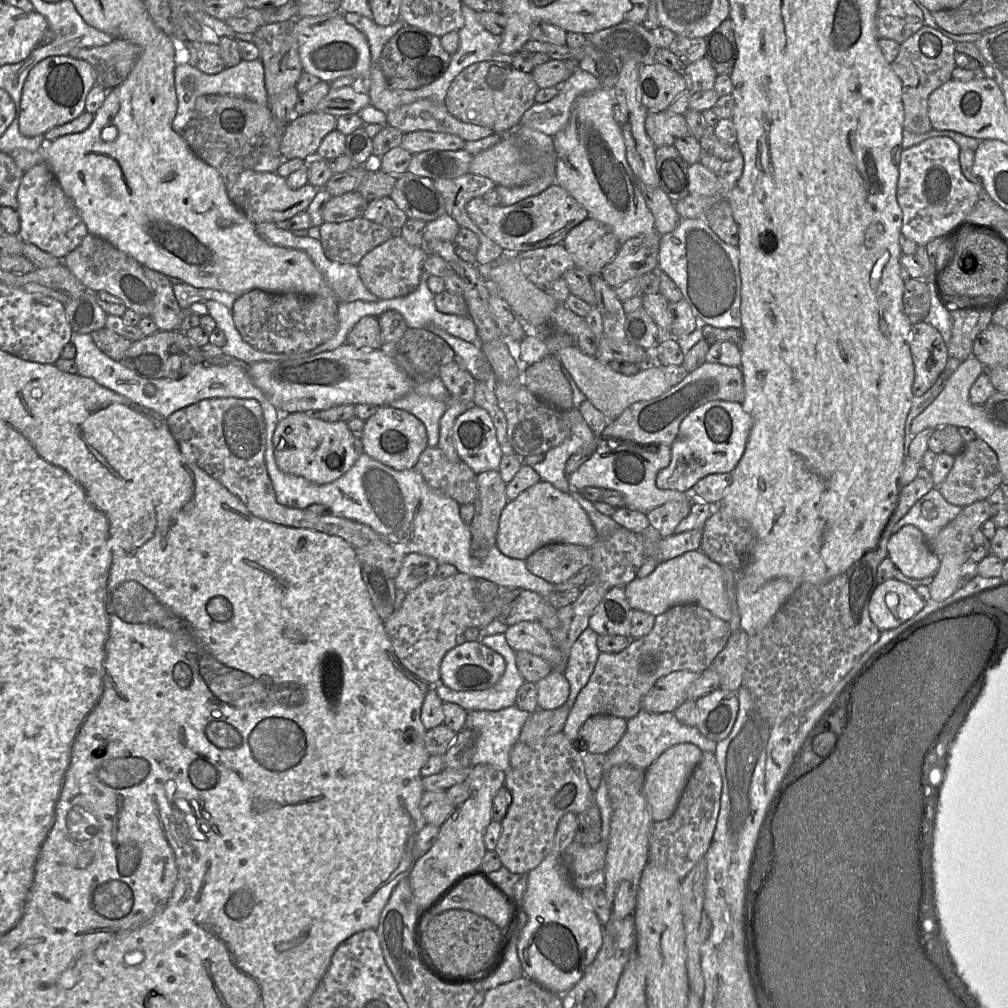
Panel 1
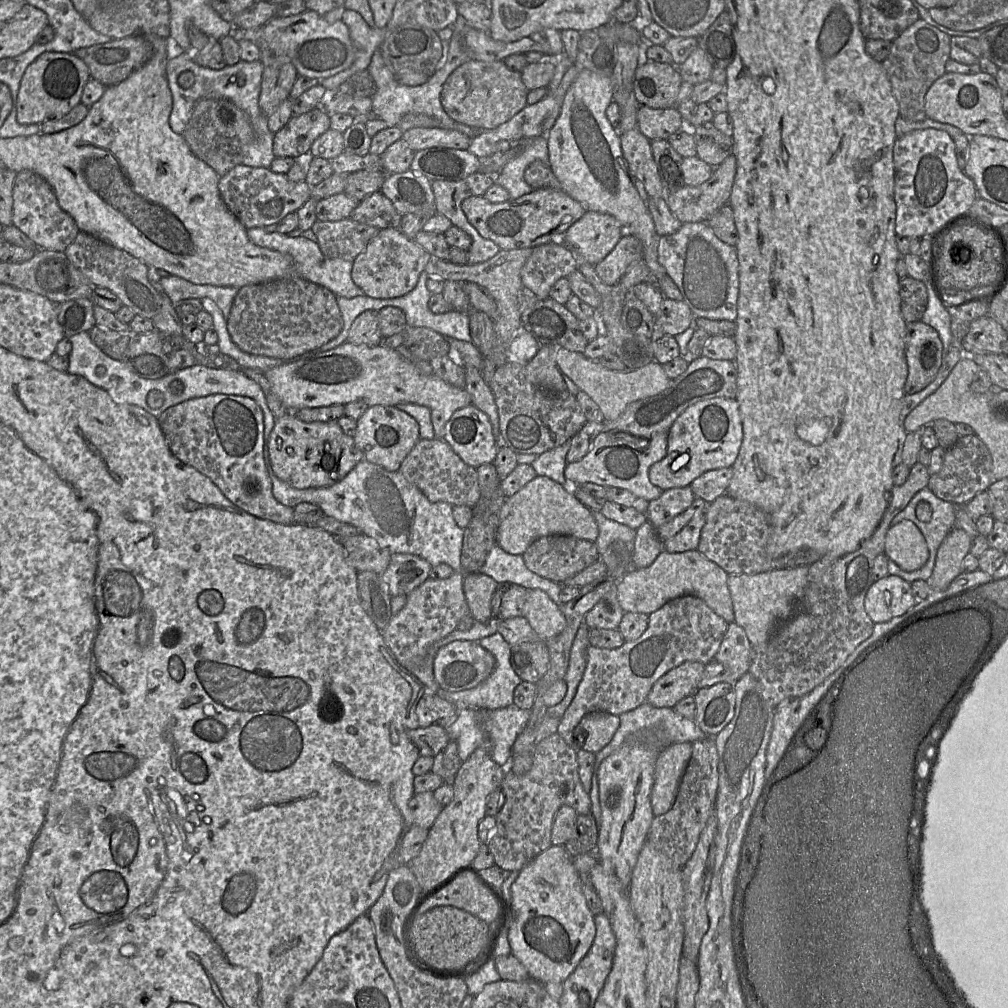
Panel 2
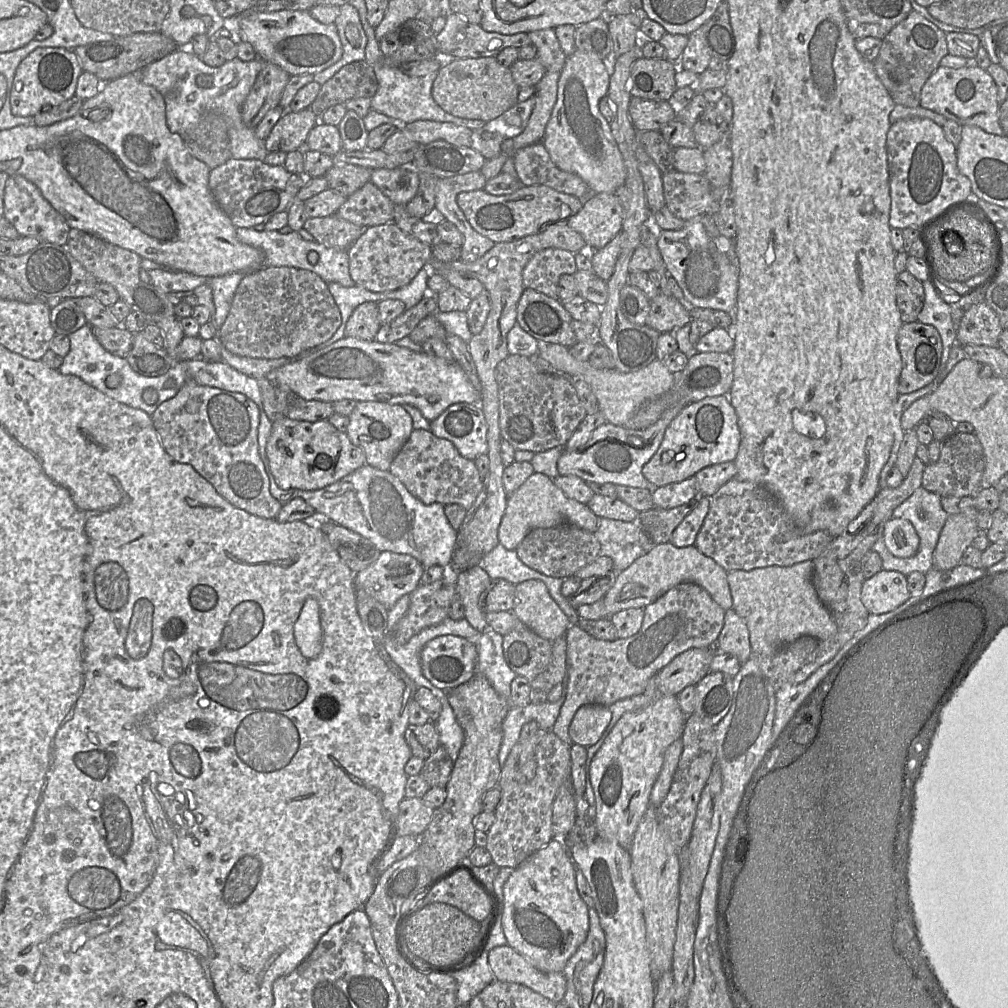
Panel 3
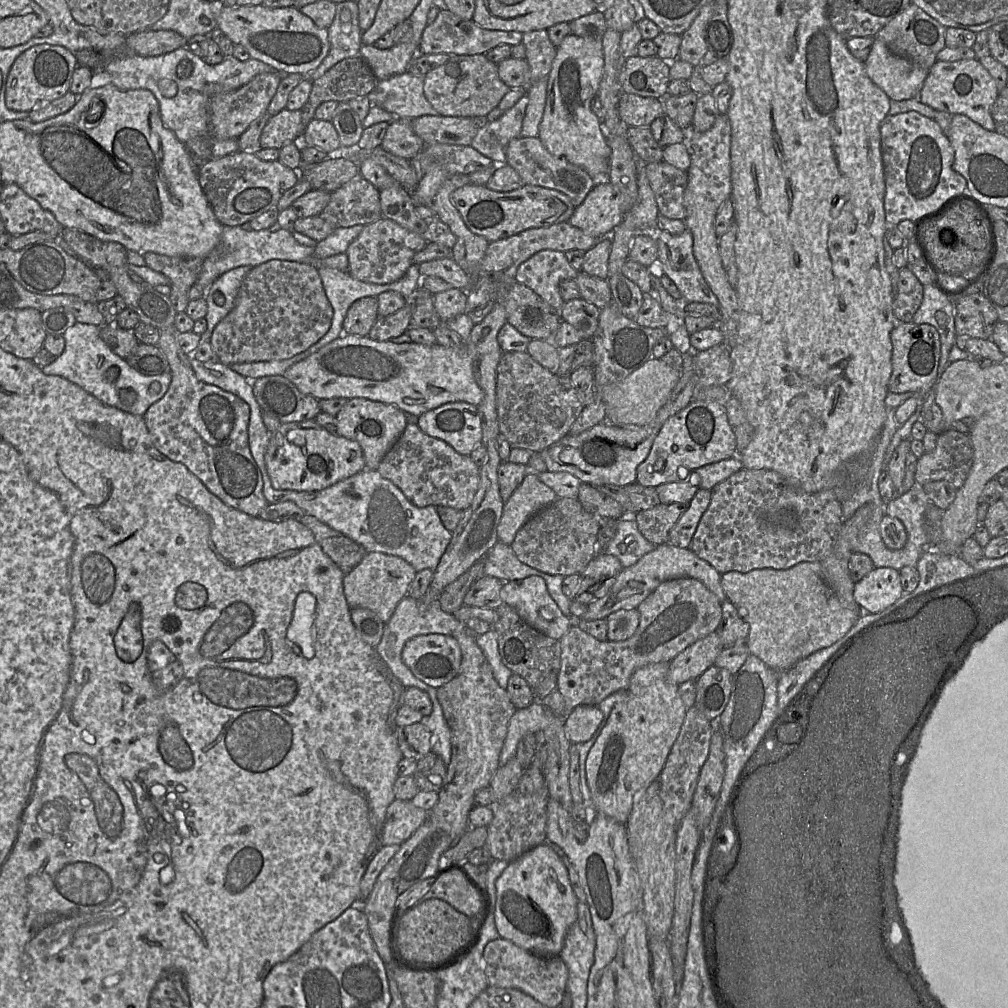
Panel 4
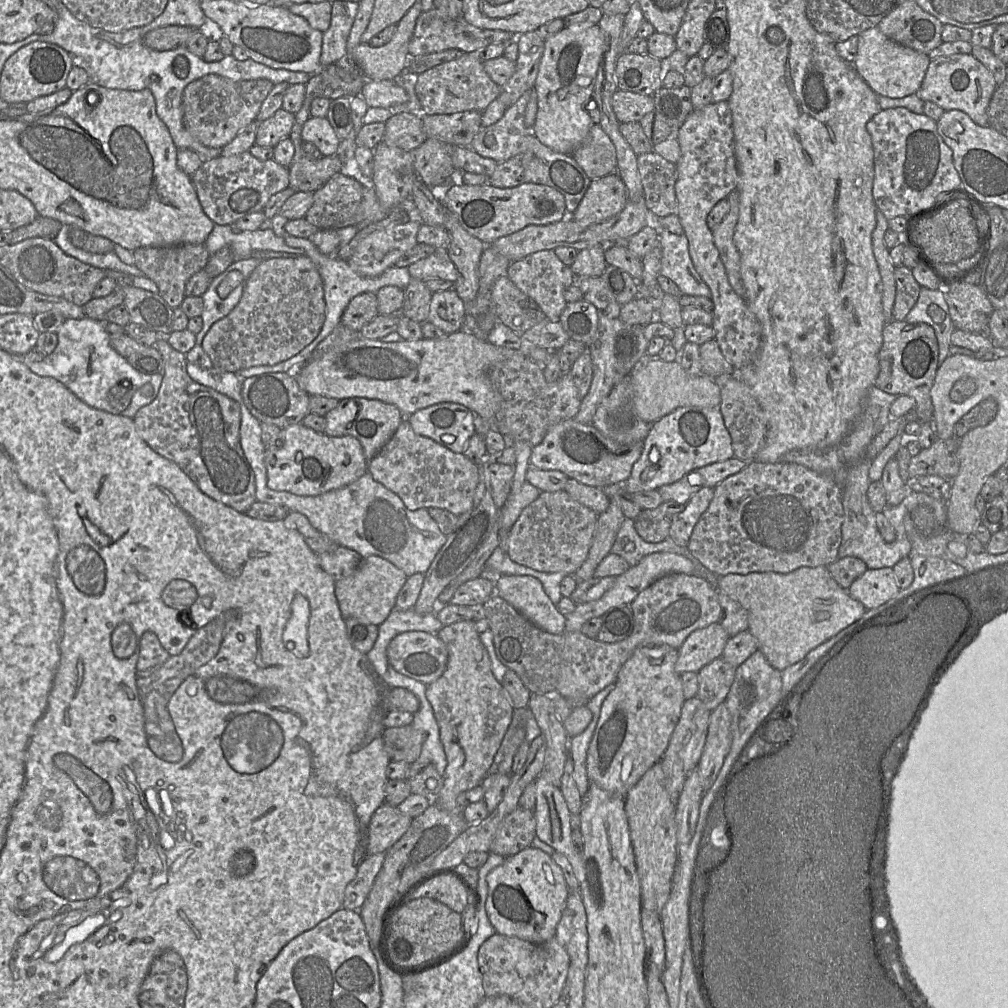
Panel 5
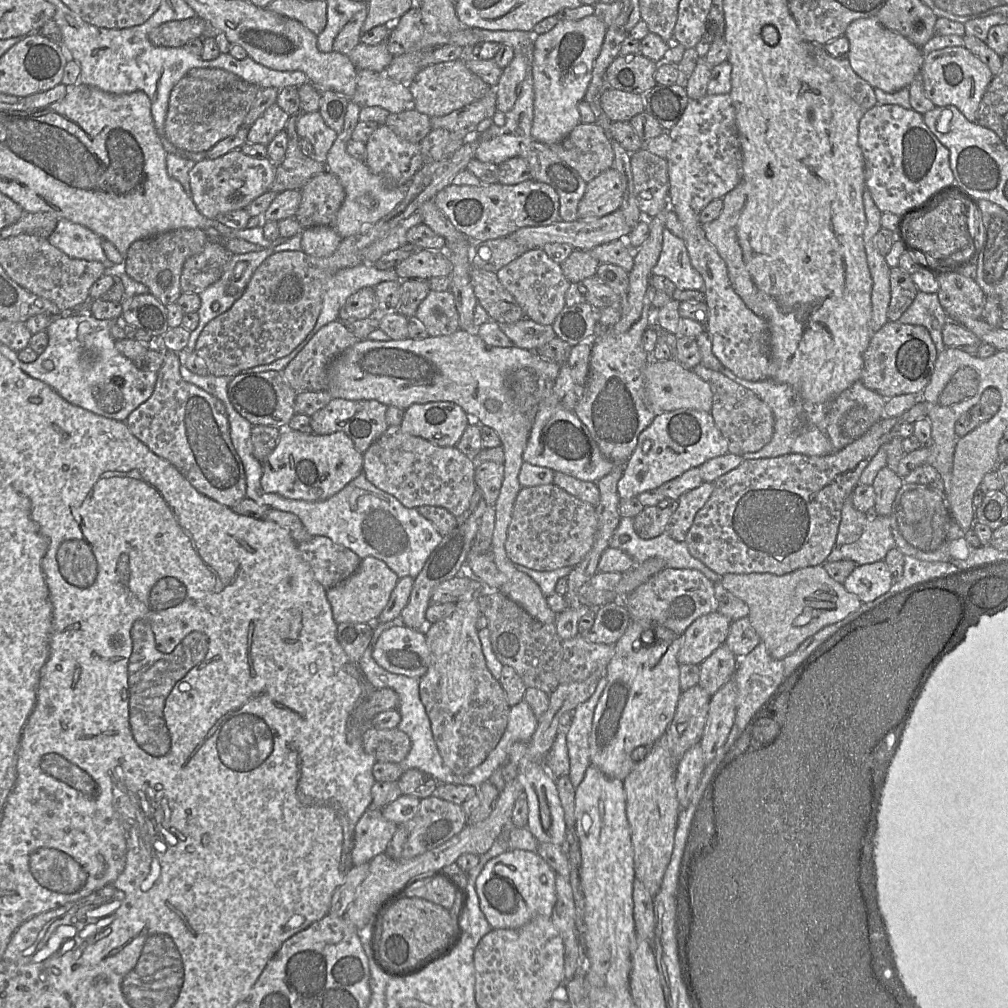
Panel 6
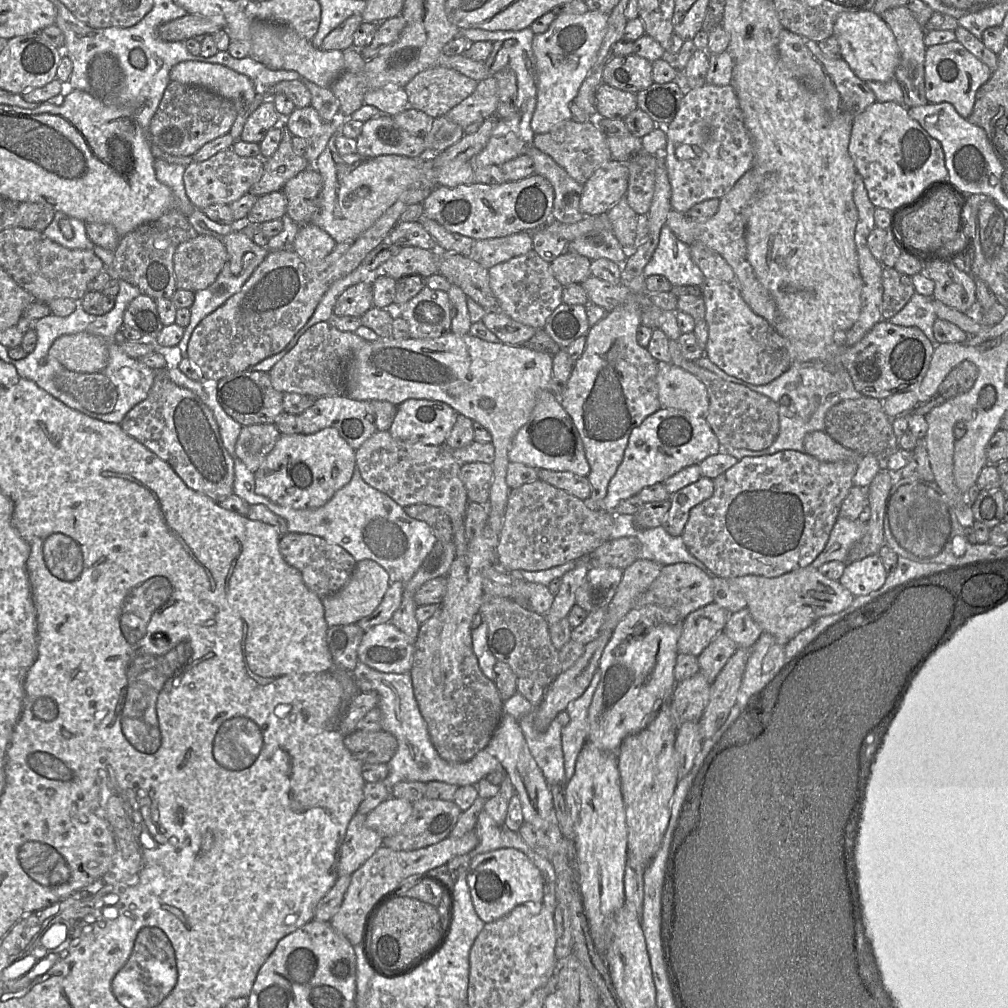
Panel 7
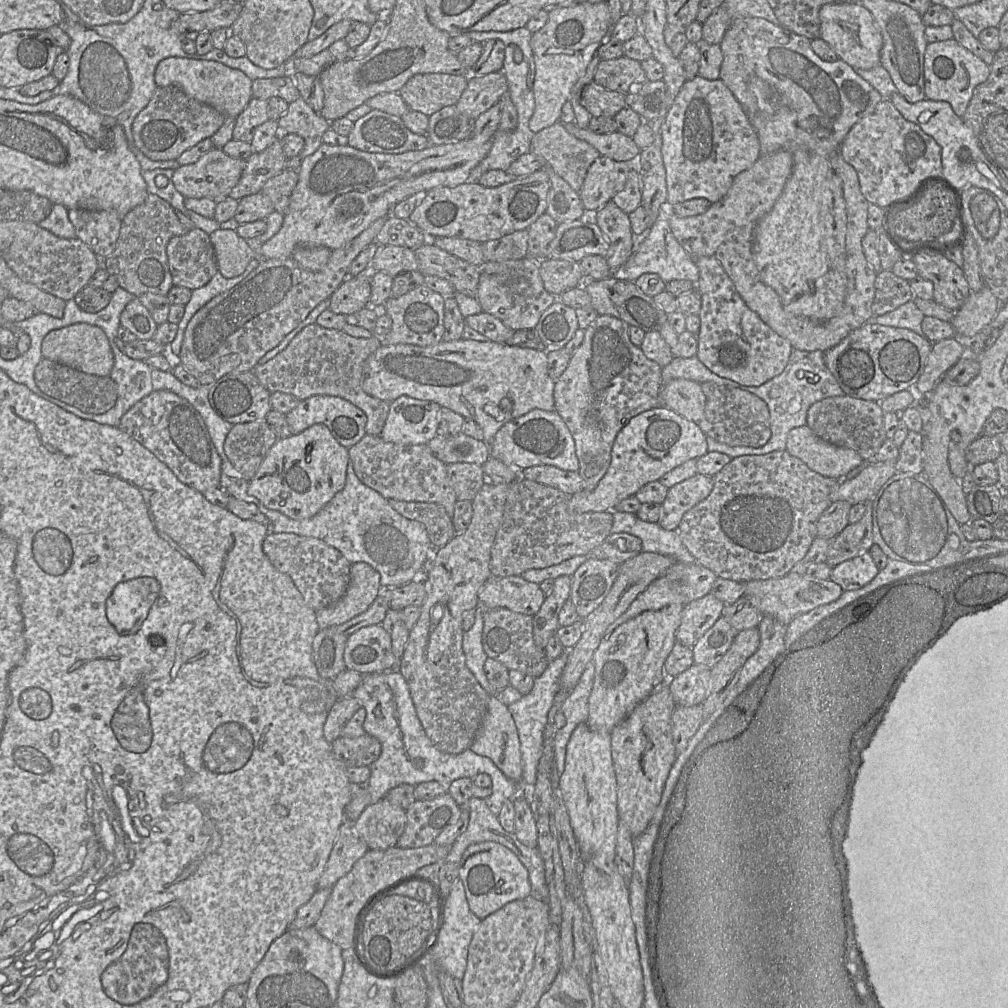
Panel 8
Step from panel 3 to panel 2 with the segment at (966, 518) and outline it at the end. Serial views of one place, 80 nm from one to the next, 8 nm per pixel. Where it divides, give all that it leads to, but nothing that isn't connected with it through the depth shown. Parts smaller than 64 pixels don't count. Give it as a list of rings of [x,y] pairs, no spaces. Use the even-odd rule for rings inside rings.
[[[957,527],[946,535],[937,550],[932,575],[927,580],[932,589],[946,589],[962,572],[962,562],[970,552],[971,540],[963,529]]]

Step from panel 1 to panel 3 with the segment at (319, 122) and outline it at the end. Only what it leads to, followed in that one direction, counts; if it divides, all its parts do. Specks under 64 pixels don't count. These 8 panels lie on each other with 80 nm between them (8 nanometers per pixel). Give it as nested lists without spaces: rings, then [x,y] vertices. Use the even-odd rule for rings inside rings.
[[[308,107],[299,112],[286,111],[265,139],[268,152],[291,152],[305,146],[310,130],[319,117]]]

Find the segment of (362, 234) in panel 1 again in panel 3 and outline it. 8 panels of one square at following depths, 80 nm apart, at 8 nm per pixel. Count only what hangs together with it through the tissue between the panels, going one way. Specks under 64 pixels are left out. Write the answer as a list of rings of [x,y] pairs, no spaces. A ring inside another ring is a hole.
[[[335,214],[327,217],[308,218],[303,225],[303,229],[307,230],[317,243],[327,248],[347,252],[366,228],[346,221]]]

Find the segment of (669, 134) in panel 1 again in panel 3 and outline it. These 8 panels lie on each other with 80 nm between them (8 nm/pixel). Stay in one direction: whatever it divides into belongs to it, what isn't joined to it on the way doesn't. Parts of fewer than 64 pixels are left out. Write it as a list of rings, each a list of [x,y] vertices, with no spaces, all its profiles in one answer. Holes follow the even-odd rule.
[[[632,97],[629,116],[637,131],[659,131],[677,118],[676,107],[671,101],[654,101]]]

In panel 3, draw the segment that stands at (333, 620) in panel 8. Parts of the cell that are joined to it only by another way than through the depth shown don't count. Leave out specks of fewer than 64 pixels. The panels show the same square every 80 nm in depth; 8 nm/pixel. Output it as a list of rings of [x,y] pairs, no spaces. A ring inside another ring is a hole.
[[[382,551],[374,563],[355,573],[354,583],[389,611],[402,596],[416,589],[423,572],[424,567],[414,557]]]

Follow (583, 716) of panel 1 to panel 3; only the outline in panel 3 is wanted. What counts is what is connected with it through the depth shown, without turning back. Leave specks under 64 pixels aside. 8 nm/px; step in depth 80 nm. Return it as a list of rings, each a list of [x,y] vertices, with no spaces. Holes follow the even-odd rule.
[[[682,582],[672,587],[643,610],[644,618],[640,630],[626,639],[599,640],[587,634],[577,623],[571,623],[568,627],[565,634],[567,641],[565,701],[552,729],[568,746],[571,747],[574,743],[569,735],[569,726],[581,706],[596,704],[609,707],[617,701],[643,694],[648,681],[677,655],[691,648],[715,646],[724,625],[724,609],[706,590],[692,582]]]

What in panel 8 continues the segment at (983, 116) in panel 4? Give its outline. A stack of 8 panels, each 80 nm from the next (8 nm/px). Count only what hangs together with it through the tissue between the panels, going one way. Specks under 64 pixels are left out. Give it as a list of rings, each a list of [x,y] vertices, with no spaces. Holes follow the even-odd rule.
[[[954,38],[928,43],[924,57],[924,83],[926,99],[948,102],[961,119],[972,99],[975,88],[984,83],[991,66],[964,48]]]

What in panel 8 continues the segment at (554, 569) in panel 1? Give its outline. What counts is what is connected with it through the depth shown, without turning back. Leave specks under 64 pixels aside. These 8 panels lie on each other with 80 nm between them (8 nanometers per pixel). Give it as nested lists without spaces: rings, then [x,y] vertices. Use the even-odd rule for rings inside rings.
[[[520,479],[511,484],[504,517],[491,551],[492,576],[521,575],[530,569],[557,565],[575,556],[590,554],[612,534],[614,511],[576,513],[569,509],[571,495],[537,481]]]

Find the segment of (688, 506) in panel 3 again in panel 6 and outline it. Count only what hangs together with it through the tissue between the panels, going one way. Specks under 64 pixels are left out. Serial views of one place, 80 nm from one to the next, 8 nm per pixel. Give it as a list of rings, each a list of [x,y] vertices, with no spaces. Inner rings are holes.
[[[664,498],[655,506],[646,506],[633,518],[634,530],[642,539],[651,539],[665,532],[667,524],[676,510],[676,500]]]

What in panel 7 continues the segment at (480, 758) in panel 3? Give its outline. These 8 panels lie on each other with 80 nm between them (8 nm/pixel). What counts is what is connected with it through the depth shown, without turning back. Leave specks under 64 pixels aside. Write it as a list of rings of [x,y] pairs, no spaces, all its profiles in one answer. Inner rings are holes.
[[[487,522],[482,534],[468,542],[466,554],[454,559],[446,576],[447,589],[443,601],[436,613],[420,625],[414,641],[415,651],[409,671],[414,695],[420,713],[427,723],[434,747],[444,760],[452,763],[467,762],[484,750],[505,714],[504,701],[494,681],[487,678],[479,667],[473,651],[471,634],[471,622],[480,610],[484,595],[482,570],[495,567],[498,543],[497,532],[494,532]]]

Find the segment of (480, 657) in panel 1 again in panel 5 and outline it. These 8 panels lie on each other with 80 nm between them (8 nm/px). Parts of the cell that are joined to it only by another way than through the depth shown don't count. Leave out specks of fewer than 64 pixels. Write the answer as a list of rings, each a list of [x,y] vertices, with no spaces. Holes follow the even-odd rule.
[[[423,631],[395,636],[387,647],[387,657],[397,672],[427,685],[443,675],[449,658],[444,642]]]

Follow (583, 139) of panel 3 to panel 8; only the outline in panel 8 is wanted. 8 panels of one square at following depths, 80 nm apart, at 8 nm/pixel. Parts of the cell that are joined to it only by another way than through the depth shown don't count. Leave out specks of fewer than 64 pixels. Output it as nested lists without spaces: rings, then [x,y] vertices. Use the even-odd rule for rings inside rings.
[[[607,1],[580,2],[572,7],[548,10],[548,21],[532,34],[531,47],[535,62],[533,92],[535,110],[529,121],[534,133],[560,121],[564,103],[571,90],[584,75],[599,46],[611,33],[611,13]]]

